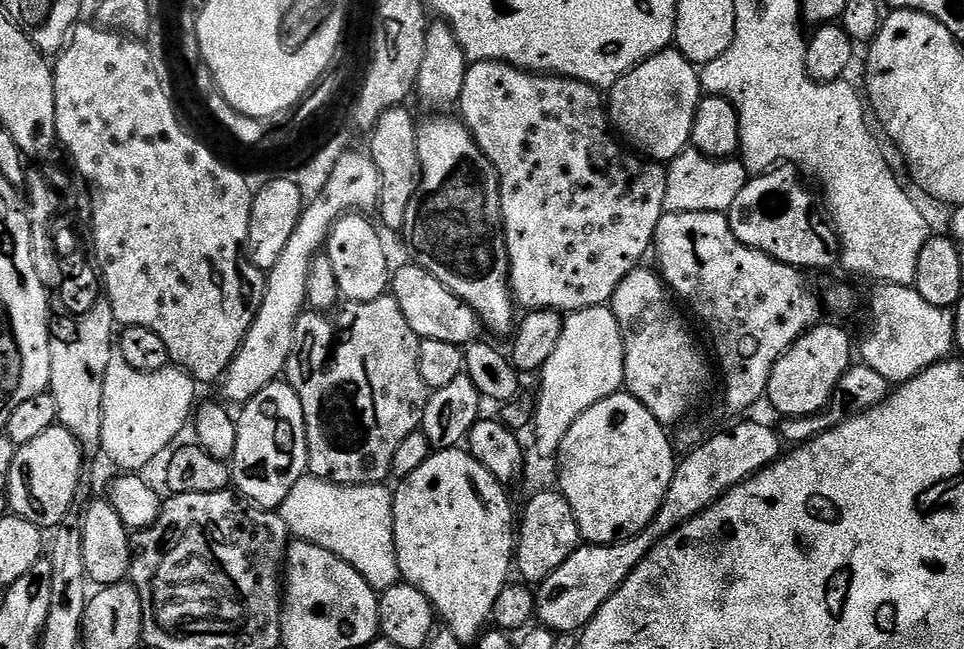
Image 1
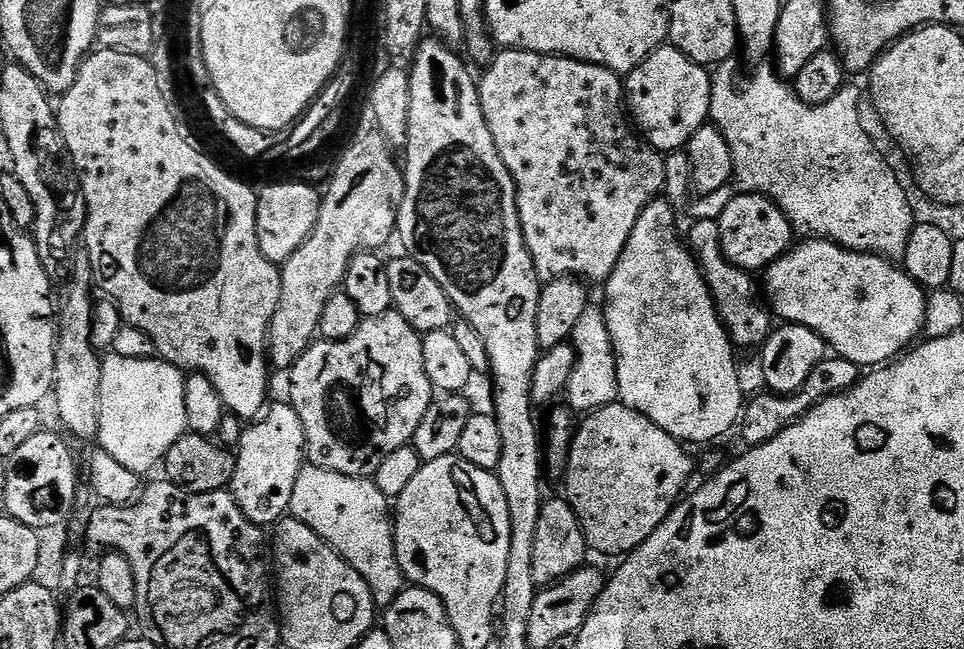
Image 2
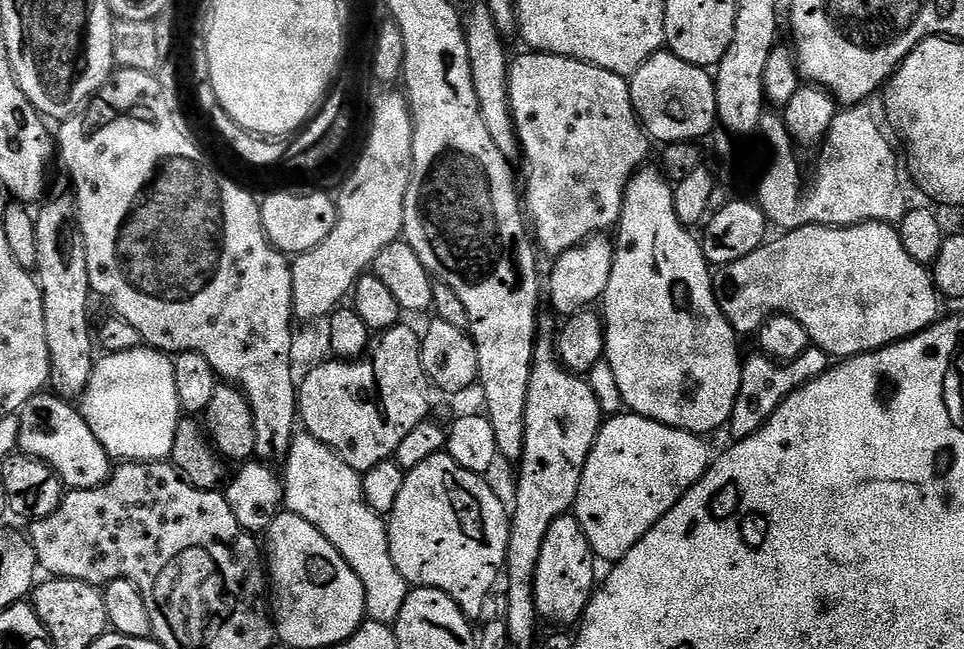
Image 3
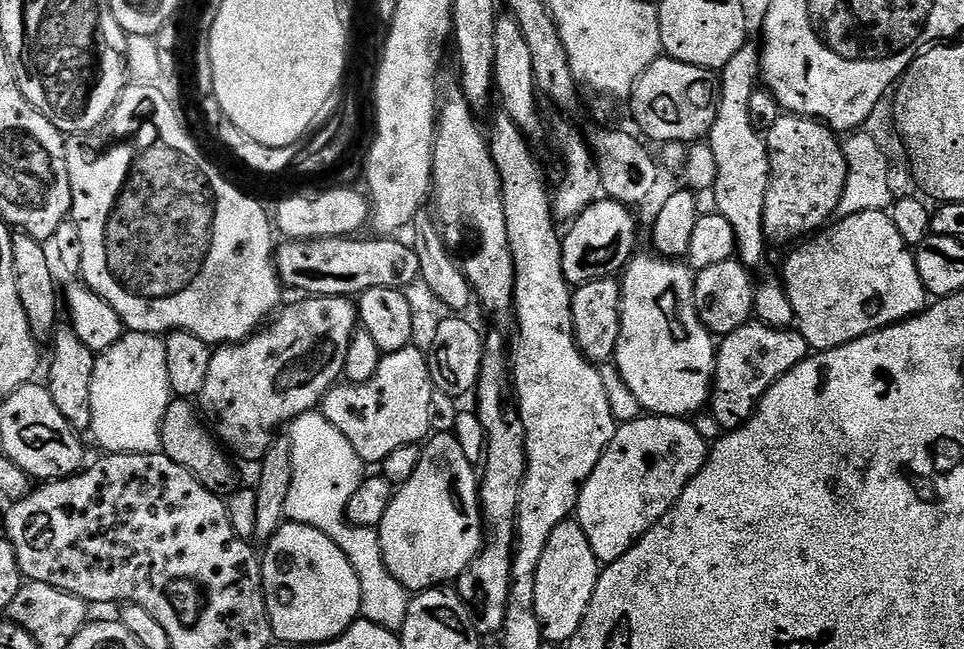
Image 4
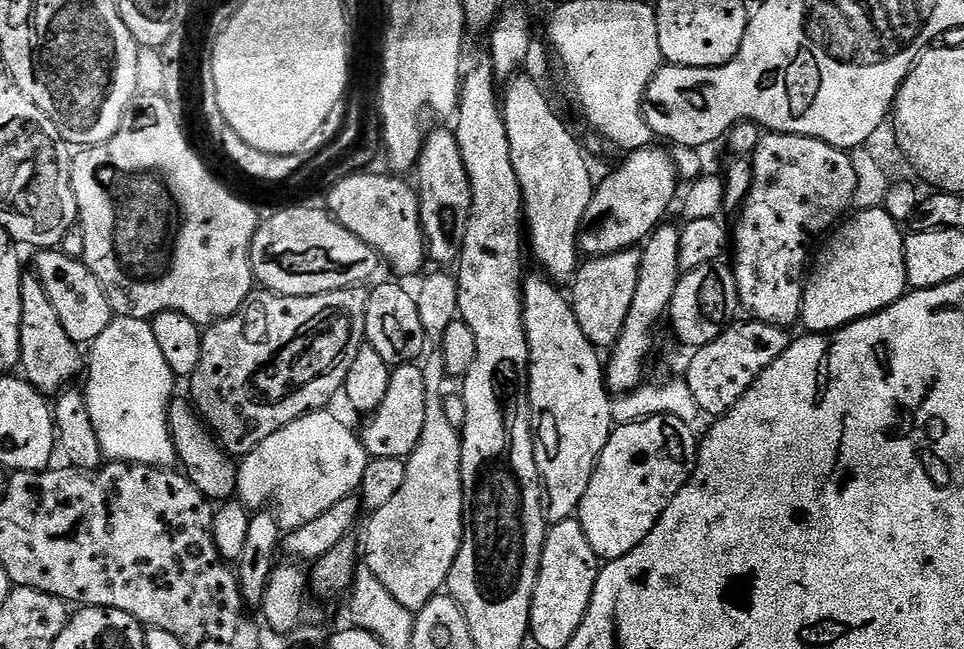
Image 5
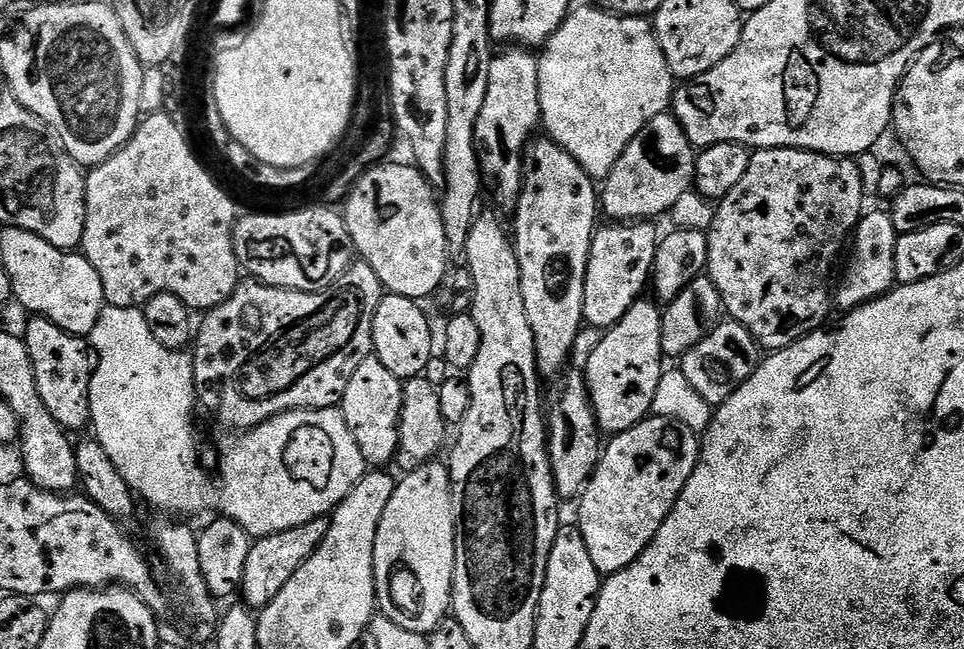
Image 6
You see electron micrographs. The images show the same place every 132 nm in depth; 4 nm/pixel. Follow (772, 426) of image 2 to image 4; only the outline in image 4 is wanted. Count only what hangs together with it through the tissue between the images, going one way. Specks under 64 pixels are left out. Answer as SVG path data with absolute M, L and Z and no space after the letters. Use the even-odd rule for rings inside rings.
M755 322L738 326L738 330L734 330L719 341L716 349L716 373L712 375L712 394L707 402L710 415L715 418L722 430L741 428L755 414L756 407L760 405L766 390L770 390L774 382L778 382L787 372L794 370L794 366L798 366L809 355L810 349L806 338L798 330L771 328Z

